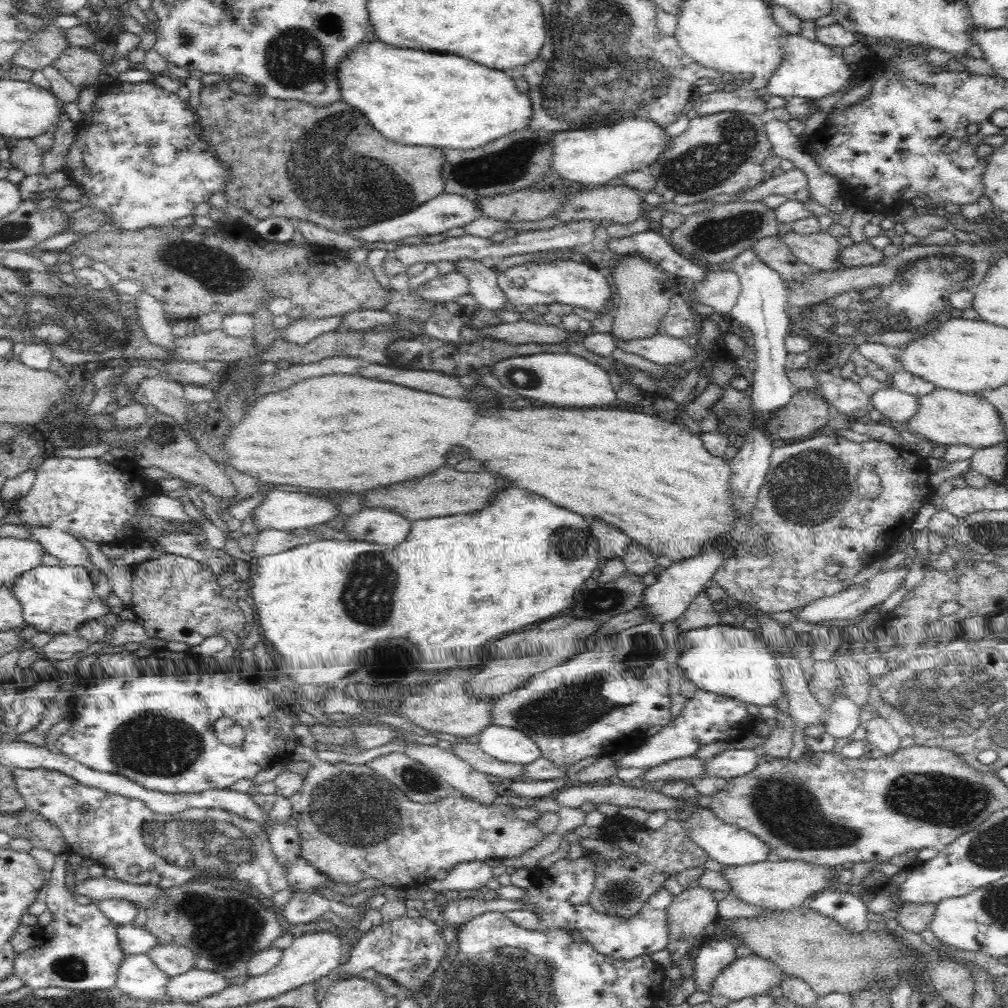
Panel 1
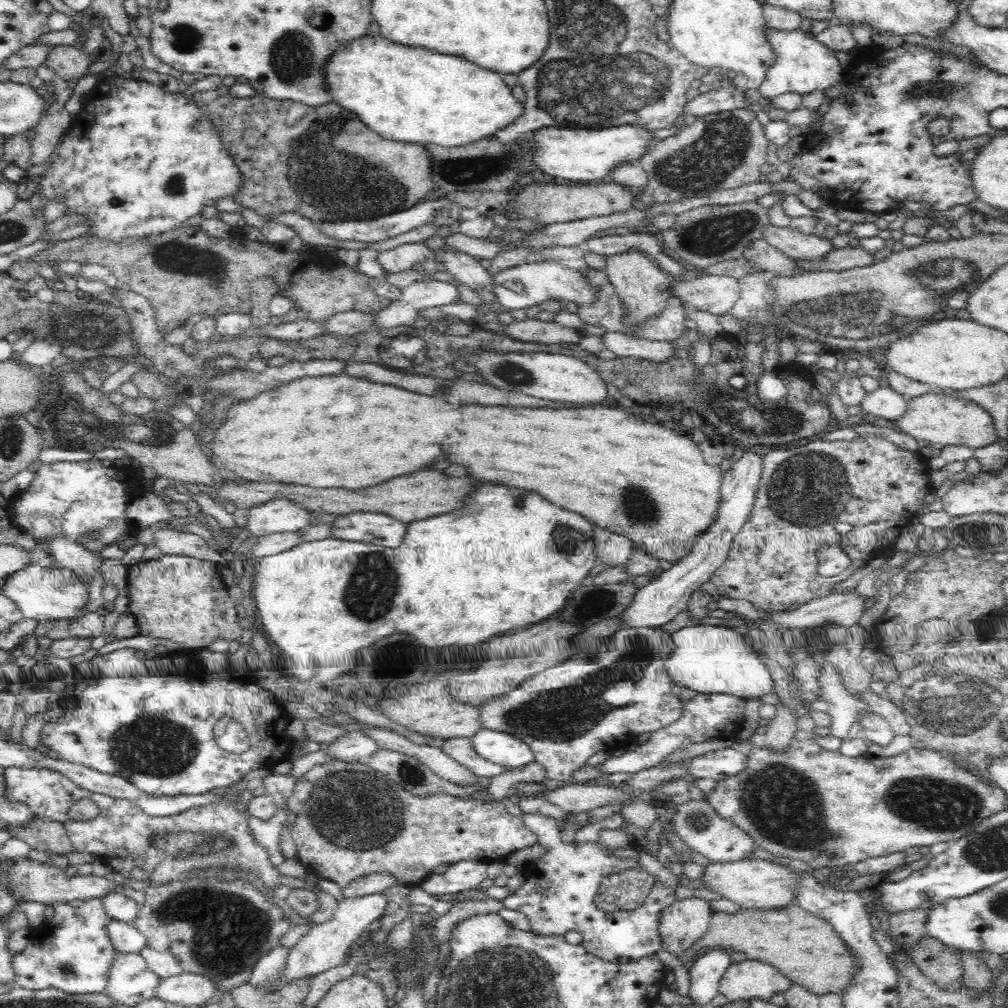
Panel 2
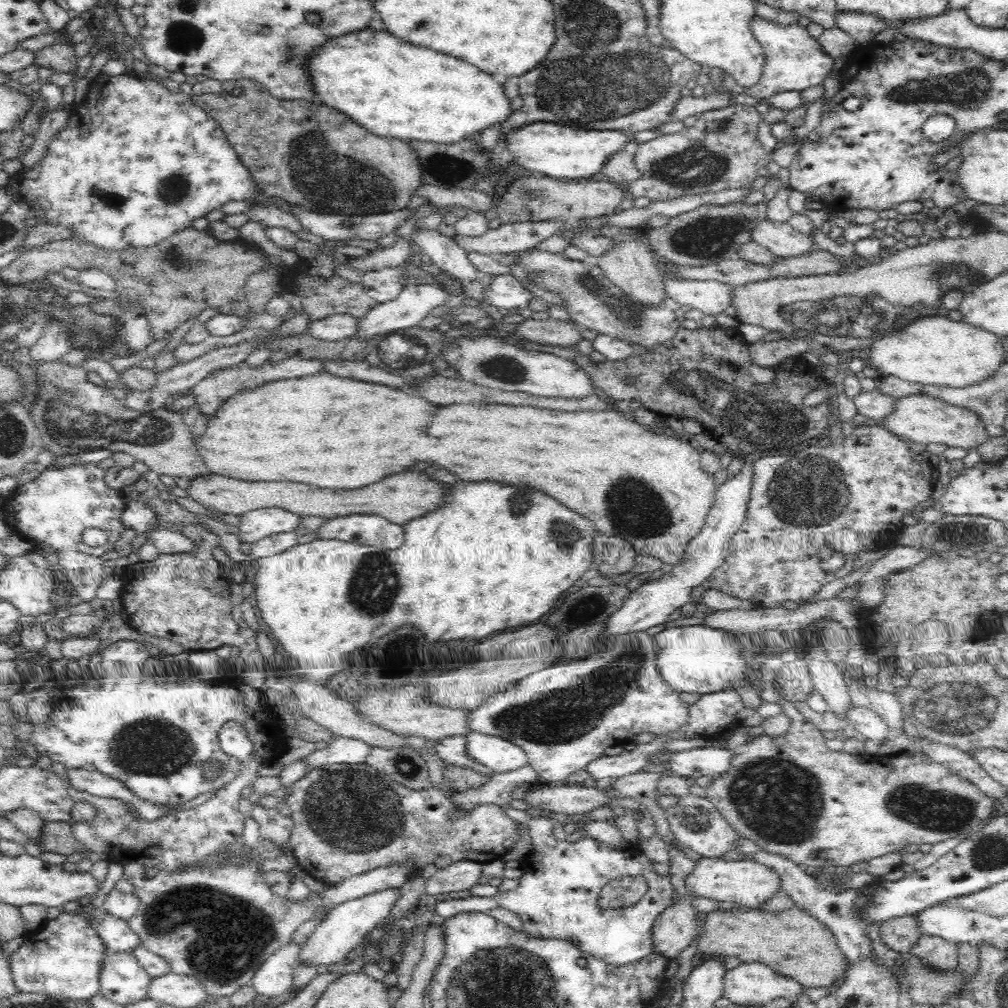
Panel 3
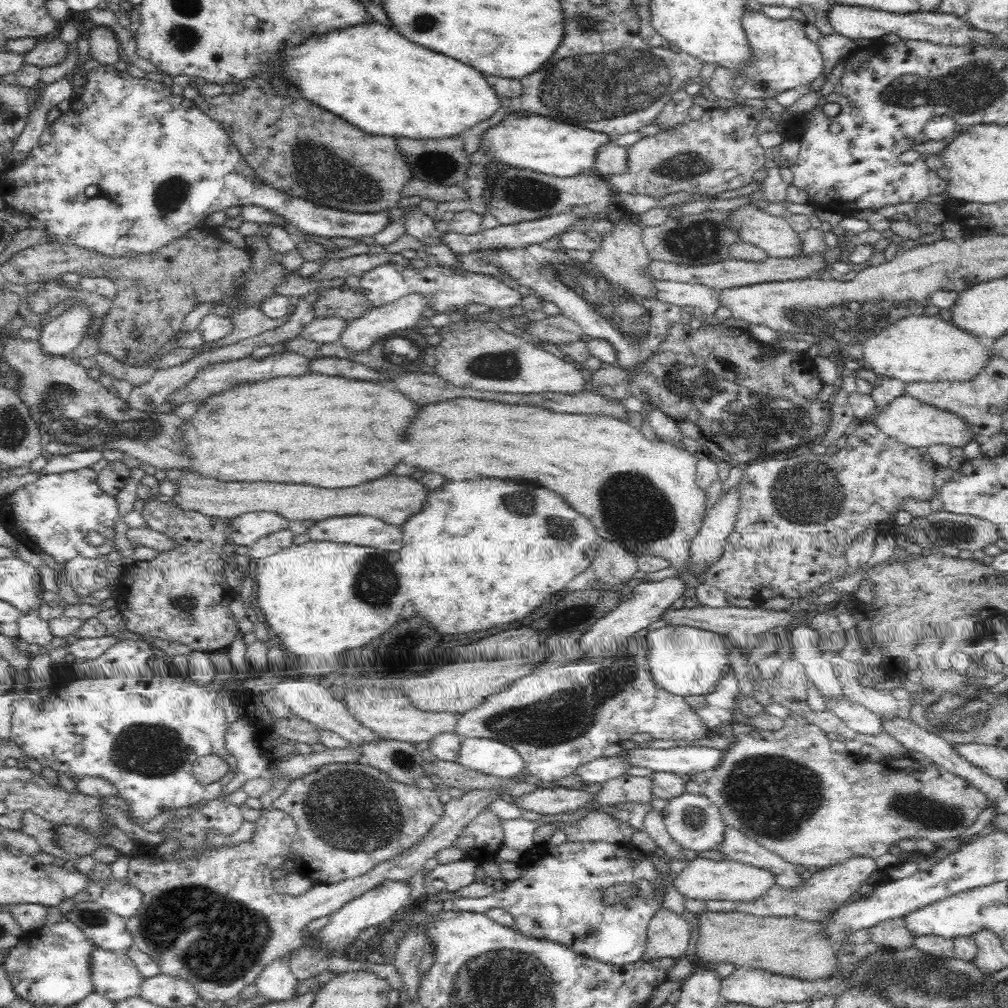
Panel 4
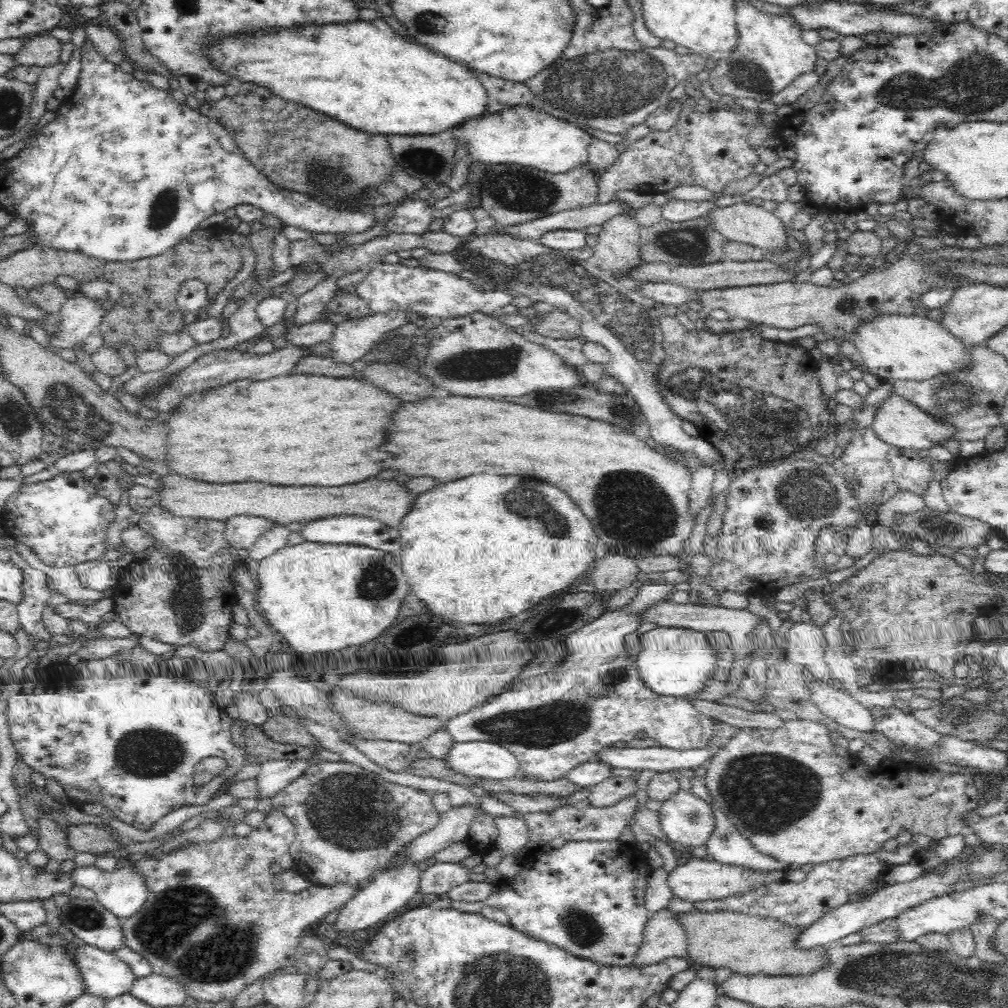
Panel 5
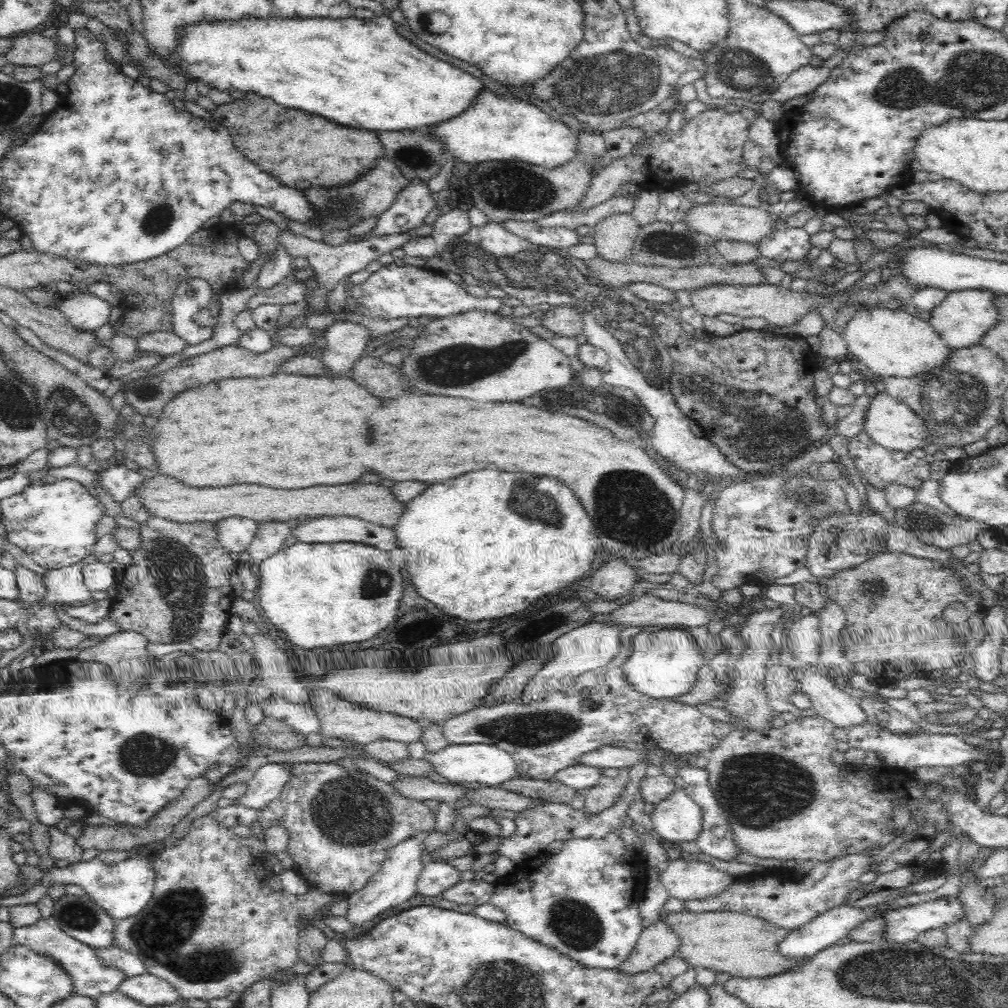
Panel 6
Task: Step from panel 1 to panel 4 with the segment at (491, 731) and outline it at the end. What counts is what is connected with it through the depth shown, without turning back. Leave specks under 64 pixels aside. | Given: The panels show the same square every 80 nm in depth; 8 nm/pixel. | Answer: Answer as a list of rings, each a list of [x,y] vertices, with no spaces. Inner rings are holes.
[[[465,738],[458,748],[456,763],[496,778],[512,779],[524,769],[522,757],[501,741]]]

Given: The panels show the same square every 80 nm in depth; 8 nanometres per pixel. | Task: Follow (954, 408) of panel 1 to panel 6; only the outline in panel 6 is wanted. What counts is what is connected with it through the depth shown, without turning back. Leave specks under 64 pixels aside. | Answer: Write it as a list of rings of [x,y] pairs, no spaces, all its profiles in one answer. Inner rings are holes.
[[[881,388],[867,404],[862,431],[876,444],[896,452],[910,452],[915,448],[922,449],[927,444],[926,427],[924,427],[923,421],[901,400],[892,398]]]

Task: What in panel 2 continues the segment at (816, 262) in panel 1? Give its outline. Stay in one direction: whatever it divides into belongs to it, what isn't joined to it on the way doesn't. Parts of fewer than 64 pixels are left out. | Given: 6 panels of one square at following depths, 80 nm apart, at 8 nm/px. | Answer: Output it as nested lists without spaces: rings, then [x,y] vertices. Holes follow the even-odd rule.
[[[766,224],[760,239],[764,239],[768,245],[784,253],[789,259],[816,260],[833,248],[827,236],[828,234],[822,237],[814,233],[804,234],[790,226],[780,228],[773,224]]]

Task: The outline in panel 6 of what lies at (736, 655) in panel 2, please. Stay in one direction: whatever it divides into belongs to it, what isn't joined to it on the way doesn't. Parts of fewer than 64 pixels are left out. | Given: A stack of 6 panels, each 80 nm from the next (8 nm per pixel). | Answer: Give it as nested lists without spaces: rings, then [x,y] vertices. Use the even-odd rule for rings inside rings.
[[[662,629],[654,632],[640,632],[642,648],[633,652],[620,664],[624,681],[638,693],[653,699],[669,699],[691,691],[696,680],[696,670],[707,665],[700,653],[700,647],[692,636],[682,629]]]

